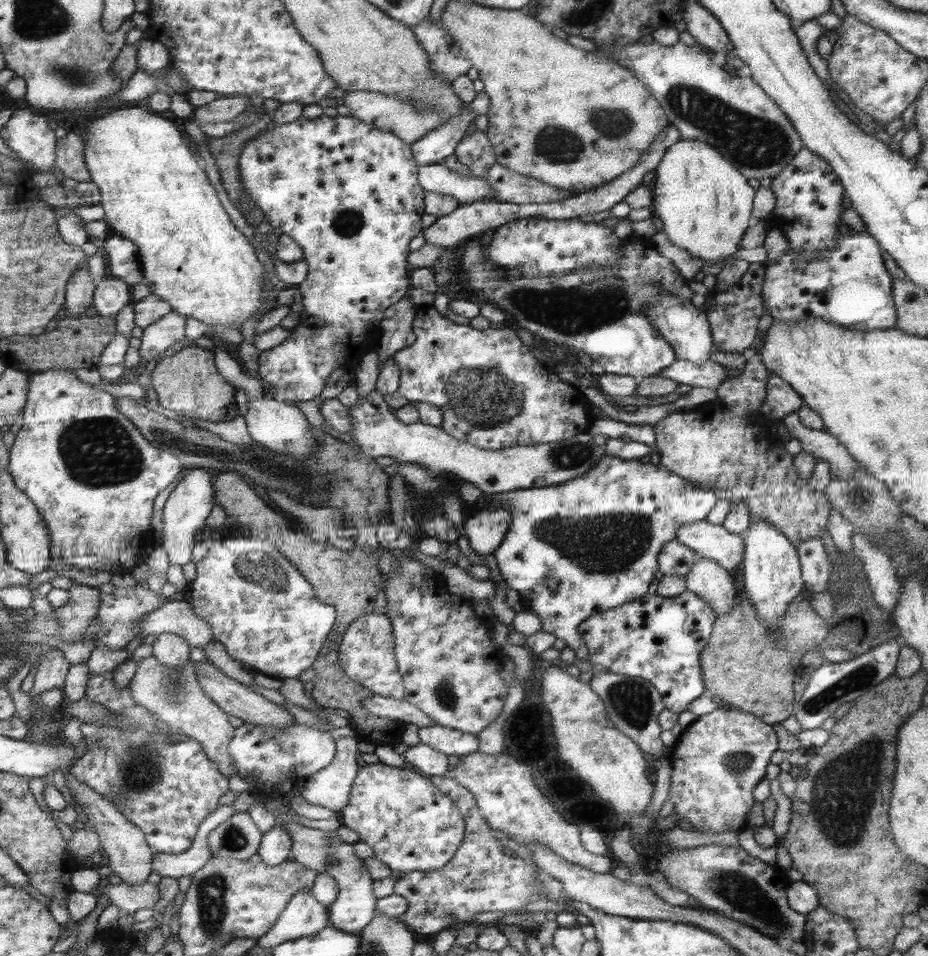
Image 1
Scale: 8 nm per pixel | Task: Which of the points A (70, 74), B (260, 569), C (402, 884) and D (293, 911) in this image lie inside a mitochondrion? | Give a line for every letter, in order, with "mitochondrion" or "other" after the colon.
A: mitochondrion
B: mitochondrion
C: other
D: other

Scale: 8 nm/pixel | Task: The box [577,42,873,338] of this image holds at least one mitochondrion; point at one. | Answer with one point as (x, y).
(756, 143)

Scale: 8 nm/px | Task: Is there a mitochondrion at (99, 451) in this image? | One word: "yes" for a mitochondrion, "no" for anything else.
yes

